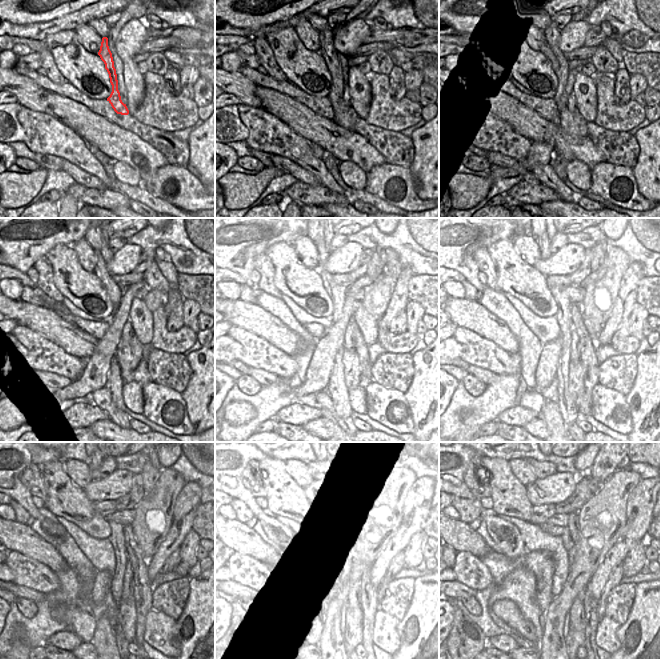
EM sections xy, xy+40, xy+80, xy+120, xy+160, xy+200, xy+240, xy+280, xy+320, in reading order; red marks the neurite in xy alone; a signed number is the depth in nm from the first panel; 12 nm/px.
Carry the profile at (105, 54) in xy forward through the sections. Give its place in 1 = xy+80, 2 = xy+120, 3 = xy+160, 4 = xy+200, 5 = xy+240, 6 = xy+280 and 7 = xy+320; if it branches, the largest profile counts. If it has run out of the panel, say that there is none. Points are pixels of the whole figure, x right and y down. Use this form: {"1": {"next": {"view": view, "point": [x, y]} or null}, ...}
{"1": {"next": {"view": "xy+80", "point": [573, 123]}}, "2": {"next": {"view": "xy+120", "point": [129, 355]}}, "3": {"next": {"view": "xy+160", "point": [352, 368]}}, "4": {"next": {"view": "xy+200", "point": [576, 383]}}, "5": {"next": {"view": "xy+240", "point": [127, 613]}}, "6": {"next": {"view": "xy+280", "point": [353, 616]}}, "7": {"next": {"view": "xy+320", "point": [578, 628]}}}

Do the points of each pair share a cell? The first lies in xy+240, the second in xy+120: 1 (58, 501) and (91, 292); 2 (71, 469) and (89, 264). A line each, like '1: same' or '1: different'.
1: same
2: same

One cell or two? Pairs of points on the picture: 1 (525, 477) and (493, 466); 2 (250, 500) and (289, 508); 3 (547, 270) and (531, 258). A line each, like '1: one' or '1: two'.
1: two
2: two
3: two

